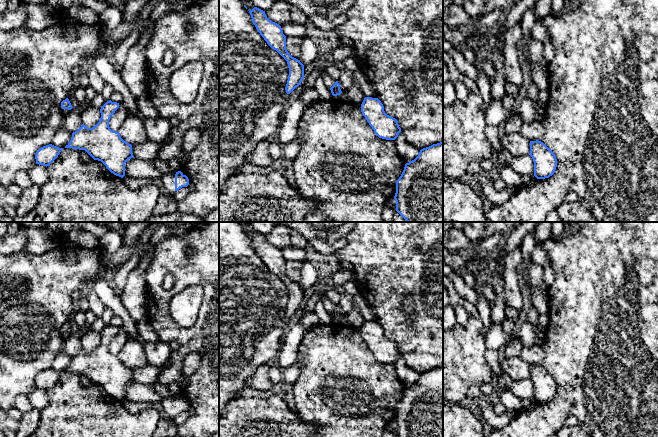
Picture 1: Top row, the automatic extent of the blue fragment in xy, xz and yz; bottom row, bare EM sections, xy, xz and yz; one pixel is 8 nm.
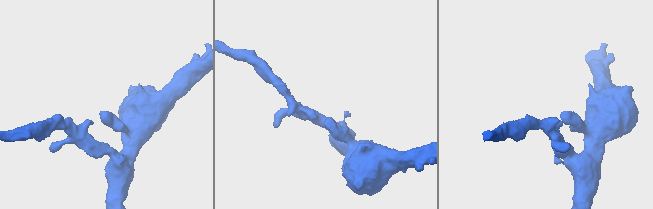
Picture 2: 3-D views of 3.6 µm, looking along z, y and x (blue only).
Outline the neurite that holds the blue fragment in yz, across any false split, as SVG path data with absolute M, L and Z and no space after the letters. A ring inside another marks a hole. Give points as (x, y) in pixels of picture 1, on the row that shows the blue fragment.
M530 141L530 153L534 162L534 176L545 179L552 176L557 167L555 154L541 141Z

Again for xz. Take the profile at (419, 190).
M443 142L420 150L396 182L396 211L407 222L443 222Z

